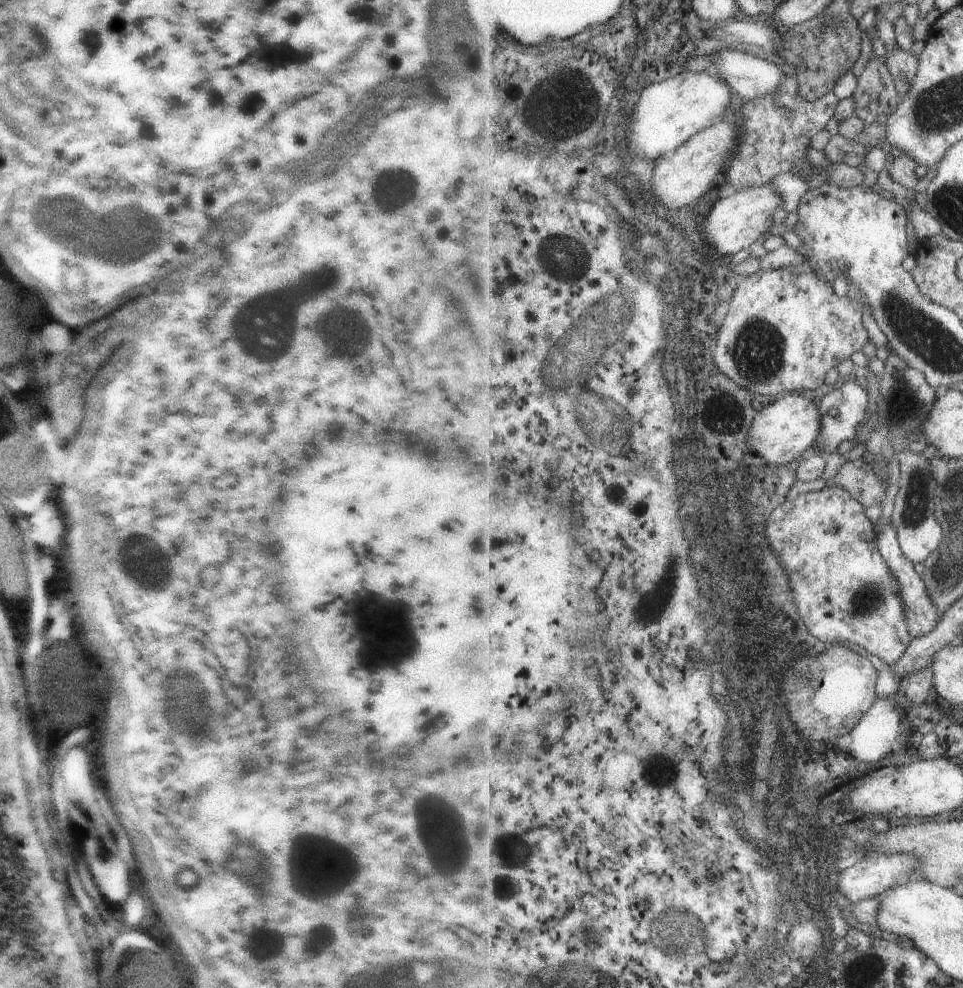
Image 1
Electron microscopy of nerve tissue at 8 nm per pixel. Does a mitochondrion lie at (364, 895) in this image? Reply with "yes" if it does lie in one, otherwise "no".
no

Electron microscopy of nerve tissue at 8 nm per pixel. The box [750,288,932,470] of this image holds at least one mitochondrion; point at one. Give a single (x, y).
(906, 404)

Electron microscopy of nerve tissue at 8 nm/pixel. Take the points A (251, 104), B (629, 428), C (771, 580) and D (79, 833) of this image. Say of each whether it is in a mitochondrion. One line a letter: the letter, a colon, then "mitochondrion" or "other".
A: other
B: mitochondrion
C: other
D: other

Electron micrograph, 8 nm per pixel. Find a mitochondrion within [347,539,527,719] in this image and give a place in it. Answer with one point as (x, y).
(386, 642)

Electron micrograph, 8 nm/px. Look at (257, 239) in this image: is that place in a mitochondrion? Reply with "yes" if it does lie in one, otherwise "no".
no

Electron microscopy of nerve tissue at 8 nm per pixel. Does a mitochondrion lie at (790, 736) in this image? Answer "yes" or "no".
no

